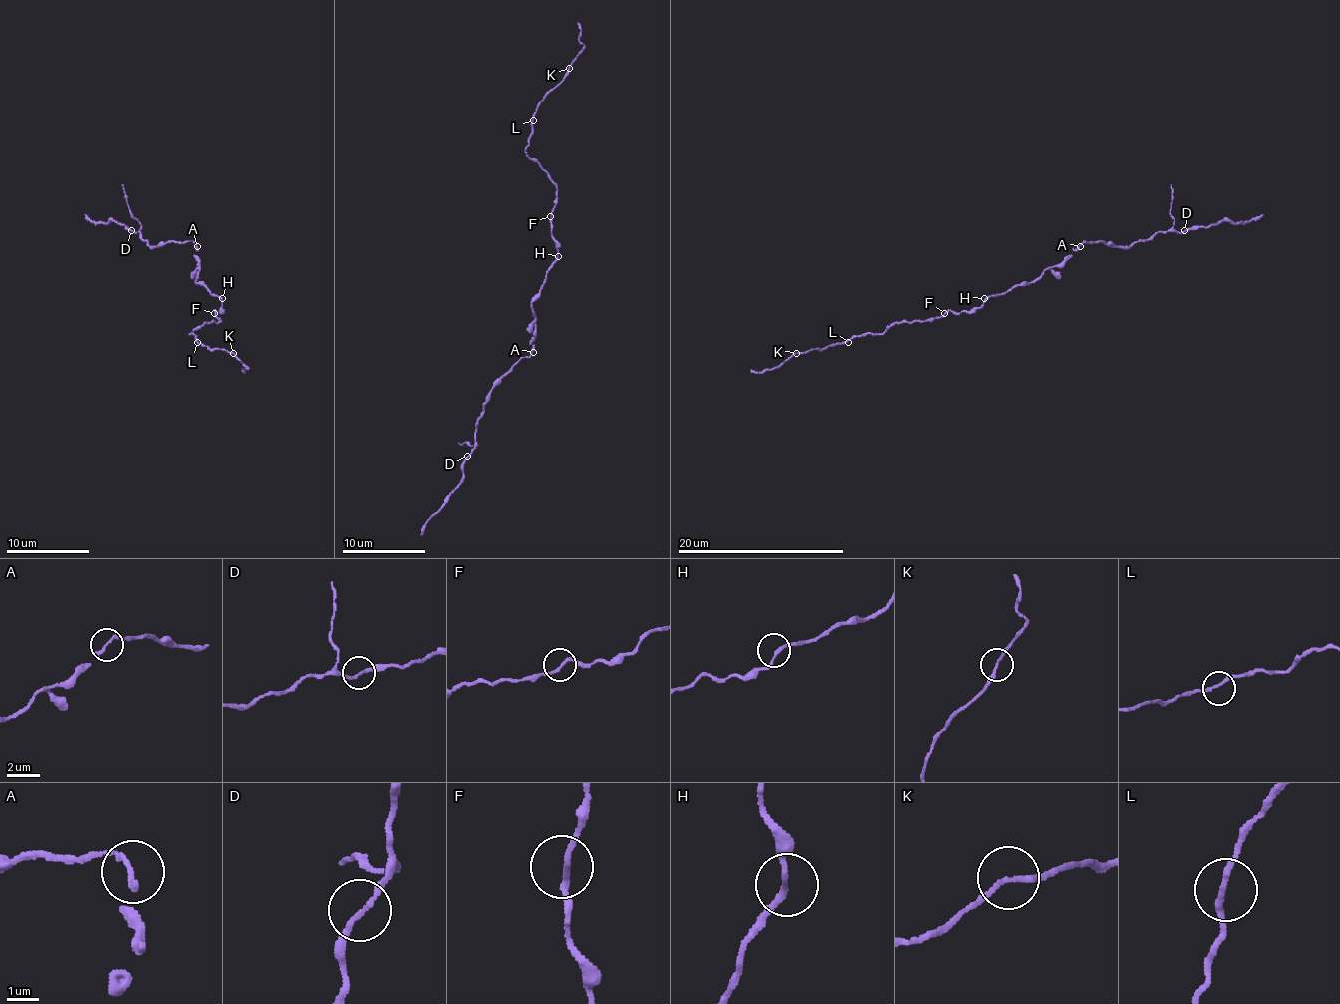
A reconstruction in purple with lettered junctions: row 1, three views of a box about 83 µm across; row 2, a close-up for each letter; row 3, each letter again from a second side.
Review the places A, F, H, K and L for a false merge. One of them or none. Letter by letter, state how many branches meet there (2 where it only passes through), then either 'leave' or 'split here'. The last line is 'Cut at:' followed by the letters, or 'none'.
A: 2 branches meet; leave
F: 2 branches meet; leave
H: 2 branches meet; leave
K: 2 branches meet; leave
L: 2 branches meet; leave
Cut at: none

